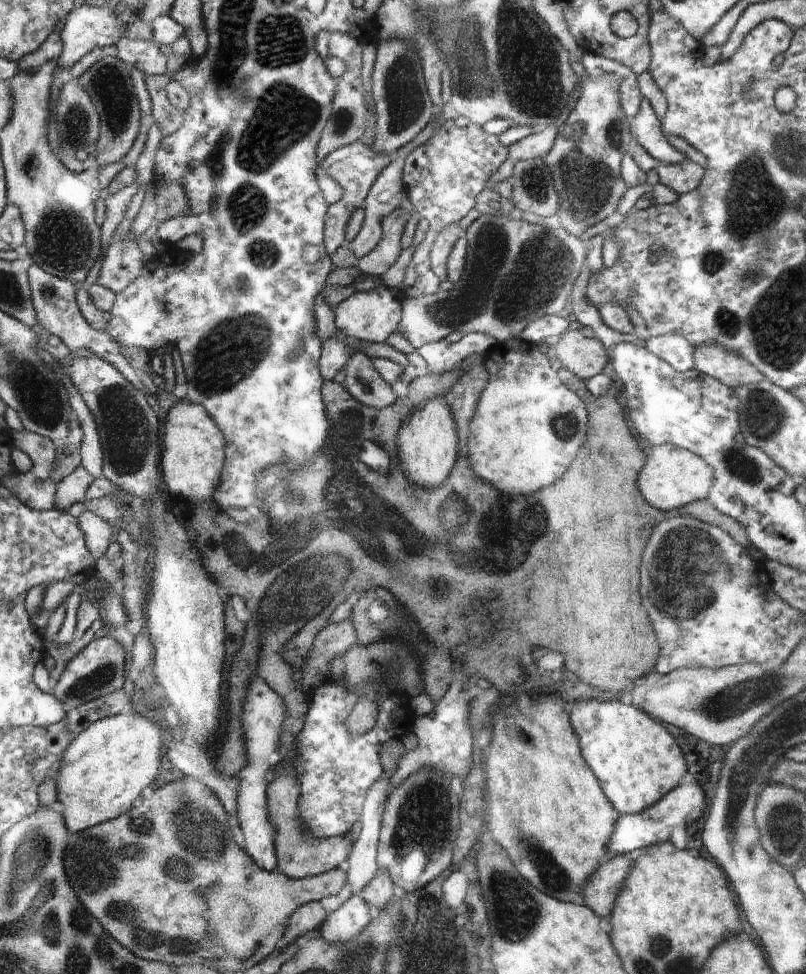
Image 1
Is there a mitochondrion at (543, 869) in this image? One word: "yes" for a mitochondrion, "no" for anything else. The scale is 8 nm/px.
yes

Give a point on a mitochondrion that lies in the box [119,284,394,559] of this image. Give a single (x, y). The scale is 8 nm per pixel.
(232, 350)

